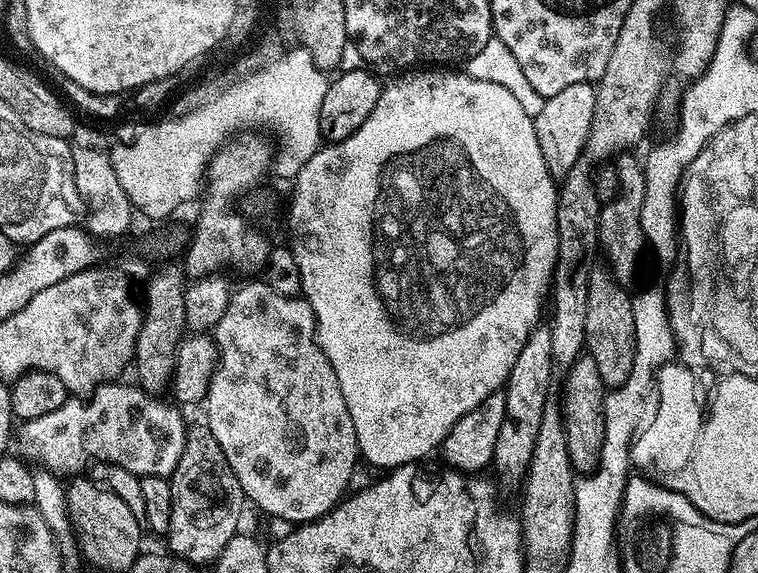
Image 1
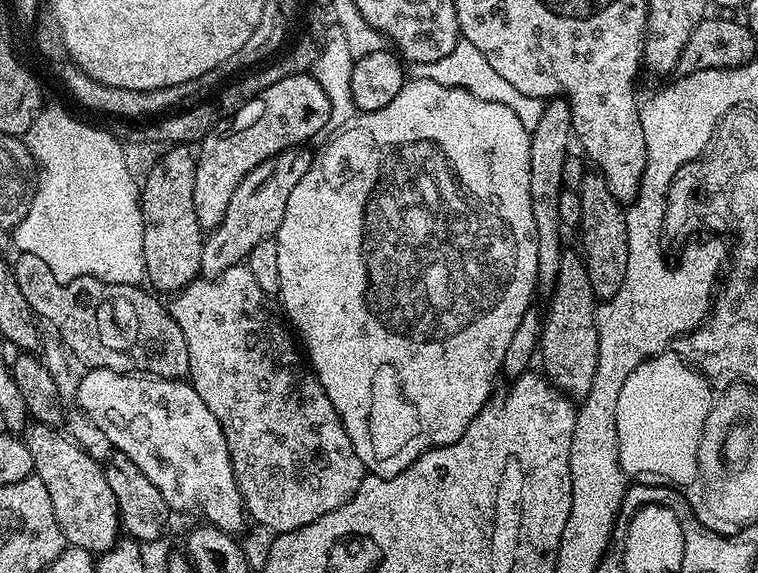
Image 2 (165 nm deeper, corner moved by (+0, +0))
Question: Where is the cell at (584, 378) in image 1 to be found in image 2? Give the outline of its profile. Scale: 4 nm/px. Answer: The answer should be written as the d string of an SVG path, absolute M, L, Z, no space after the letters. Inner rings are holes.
M565 251L561 255L556 285L552 295L547 297L546 304L548 312L546 308L538 353L539 359L544 359L543 375L551 380L552 387L559 392L573 401L582 401L586 394L590 394L590 386L594 386L594 370L598 366L598 301L579 251Z

